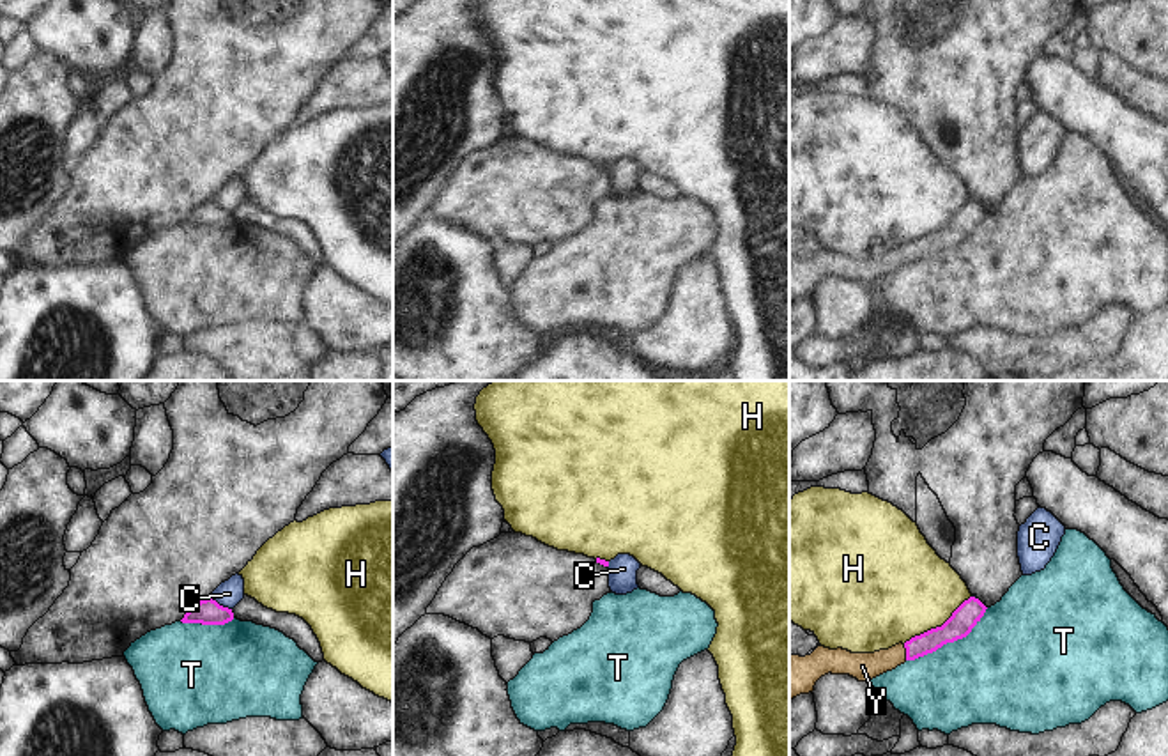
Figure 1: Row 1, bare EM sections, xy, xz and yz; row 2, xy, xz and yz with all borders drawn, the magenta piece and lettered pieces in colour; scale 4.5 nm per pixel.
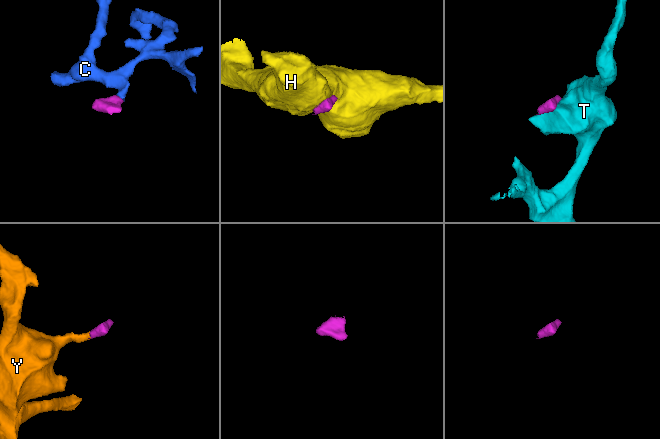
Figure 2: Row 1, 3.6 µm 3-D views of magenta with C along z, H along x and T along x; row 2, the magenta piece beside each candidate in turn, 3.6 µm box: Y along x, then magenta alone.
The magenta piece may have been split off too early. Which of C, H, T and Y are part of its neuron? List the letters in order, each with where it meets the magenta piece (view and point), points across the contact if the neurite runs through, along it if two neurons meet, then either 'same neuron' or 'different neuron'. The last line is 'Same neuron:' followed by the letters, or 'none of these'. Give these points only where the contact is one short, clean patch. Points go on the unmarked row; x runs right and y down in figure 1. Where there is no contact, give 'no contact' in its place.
C: contact xy (222, 209); border xy (211, 200), (230, 213); different neuron
H: contact yz (937, 231); border yz (970, 199), (940, 229), (915, 238), (903, 246); different neuron
T: contact yz (949, 245); different neuron
Y: contact yz (906, 255); way yz (954, 231), (906, 255), (862, 270); same neuron
Same neuron: Y

